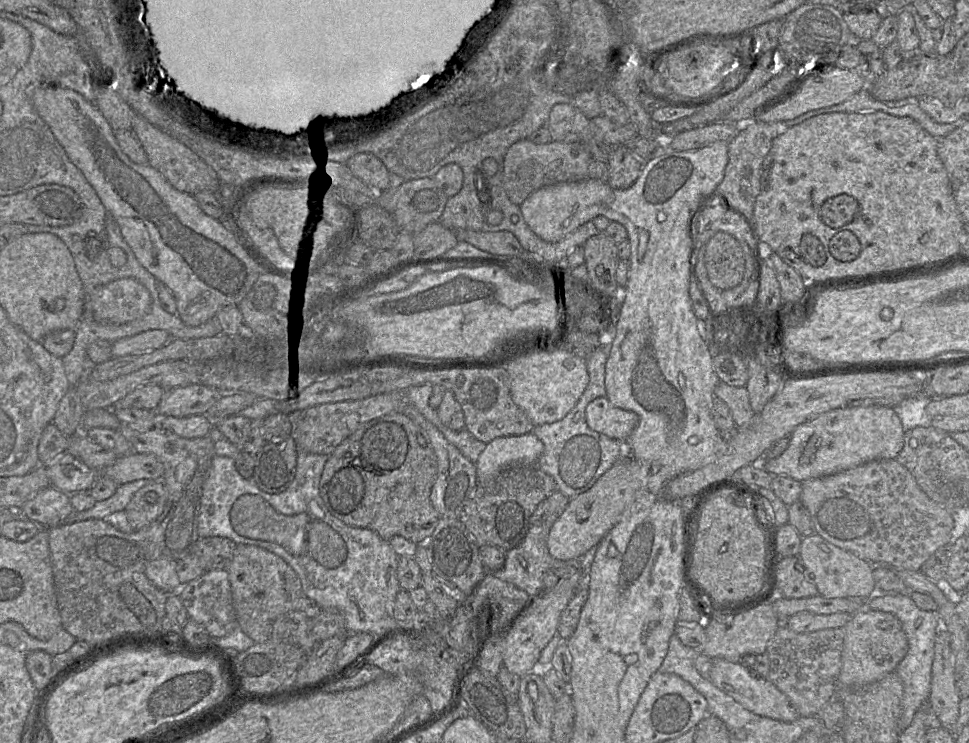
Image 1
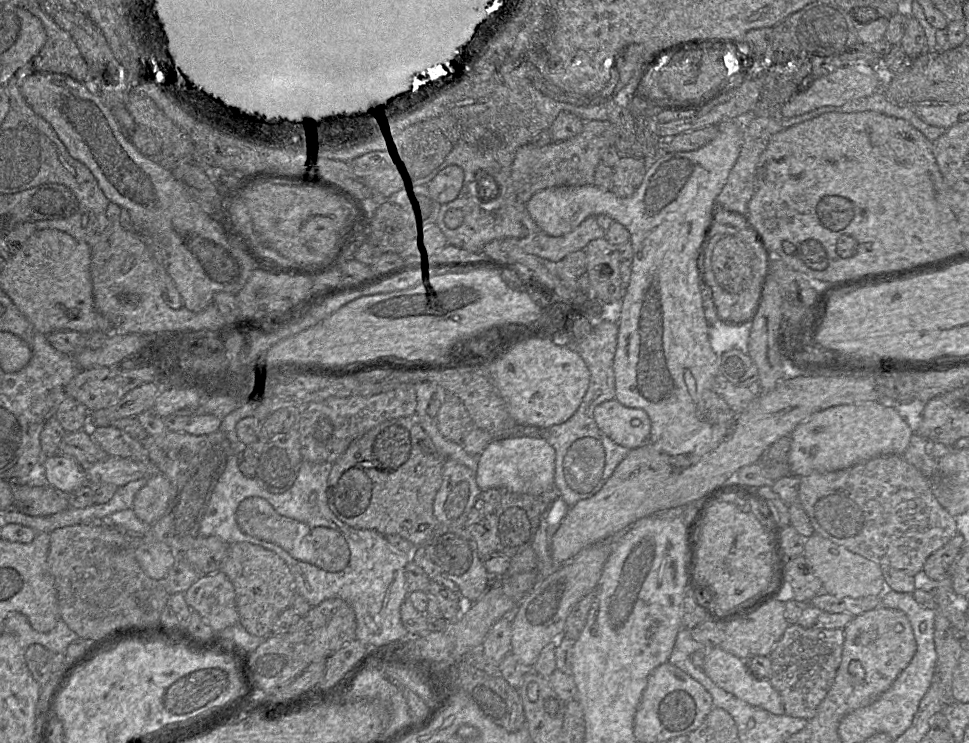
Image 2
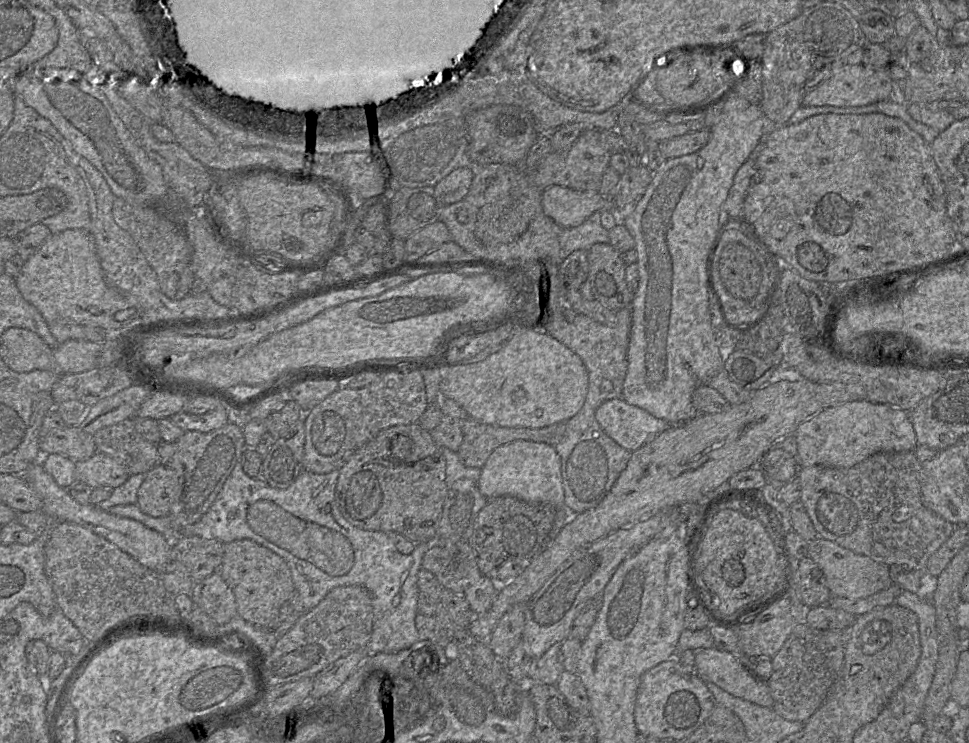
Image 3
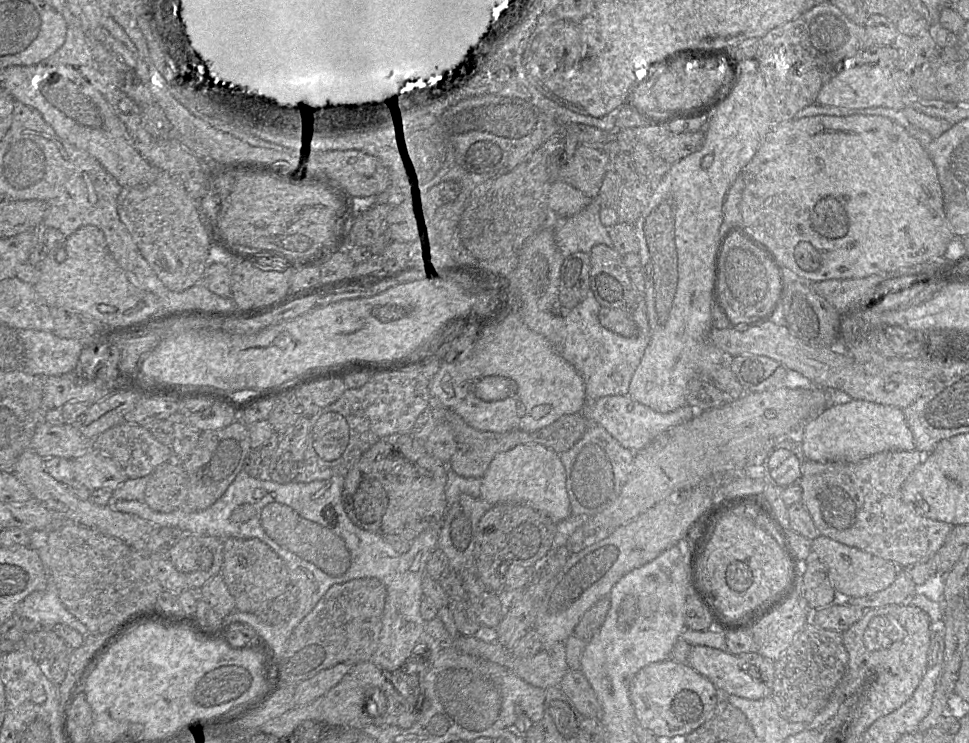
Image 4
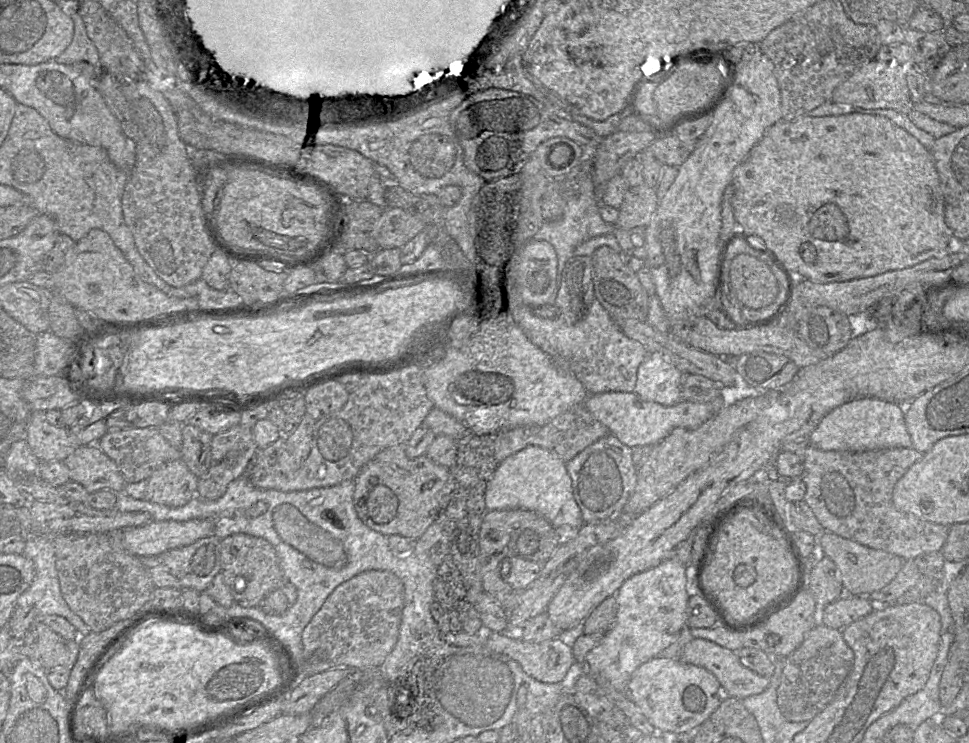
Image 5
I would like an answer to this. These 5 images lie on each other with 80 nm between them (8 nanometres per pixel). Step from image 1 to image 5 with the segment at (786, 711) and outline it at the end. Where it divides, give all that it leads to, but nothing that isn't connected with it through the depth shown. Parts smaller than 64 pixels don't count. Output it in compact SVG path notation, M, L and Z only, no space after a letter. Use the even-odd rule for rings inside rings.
M693 638L688 642L679 660L711 672L728 697L743 699L760 694L769 684L769 678L743 666L732 650L705 639Z

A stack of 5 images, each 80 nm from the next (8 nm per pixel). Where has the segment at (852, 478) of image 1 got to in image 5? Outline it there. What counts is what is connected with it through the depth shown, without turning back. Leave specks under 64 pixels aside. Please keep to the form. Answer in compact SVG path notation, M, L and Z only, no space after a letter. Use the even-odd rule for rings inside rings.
M809 445L805 453L802 480L806 484L805 501L812 509L825 531L859 543L871 549L881 550L901 557L904 561L940 551L947 539L949 527L921 520L897 510L892 495L896 483L908 469L921 460L924 454L913 448L890 448L865 452L823 451Z

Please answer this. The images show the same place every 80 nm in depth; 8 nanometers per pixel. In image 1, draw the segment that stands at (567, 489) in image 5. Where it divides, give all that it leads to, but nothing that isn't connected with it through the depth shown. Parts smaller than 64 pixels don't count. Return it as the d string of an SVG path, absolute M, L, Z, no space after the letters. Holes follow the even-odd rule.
M532 432L494 438L486 443L475 463L477 484L489 483L506 467L536 464L543 450L542 441Z

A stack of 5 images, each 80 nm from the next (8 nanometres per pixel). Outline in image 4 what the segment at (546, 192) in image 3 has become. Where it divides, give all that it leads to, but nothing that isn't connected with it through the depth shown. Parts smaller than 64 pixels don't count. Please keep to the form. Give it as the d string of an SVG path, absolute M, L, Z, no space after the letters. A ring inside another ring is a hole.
M551 180L548 186L548 206L562 218L579 213L591 200L583 192L561 180Z

